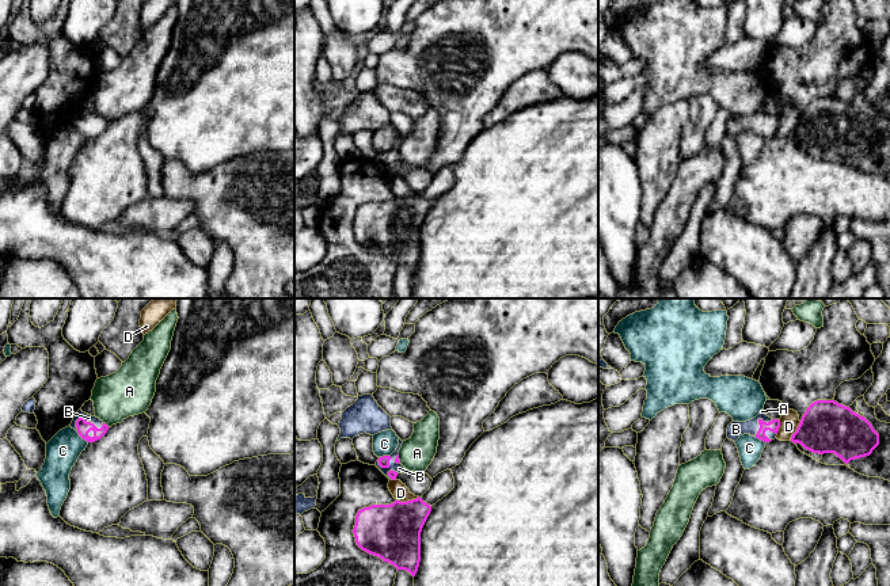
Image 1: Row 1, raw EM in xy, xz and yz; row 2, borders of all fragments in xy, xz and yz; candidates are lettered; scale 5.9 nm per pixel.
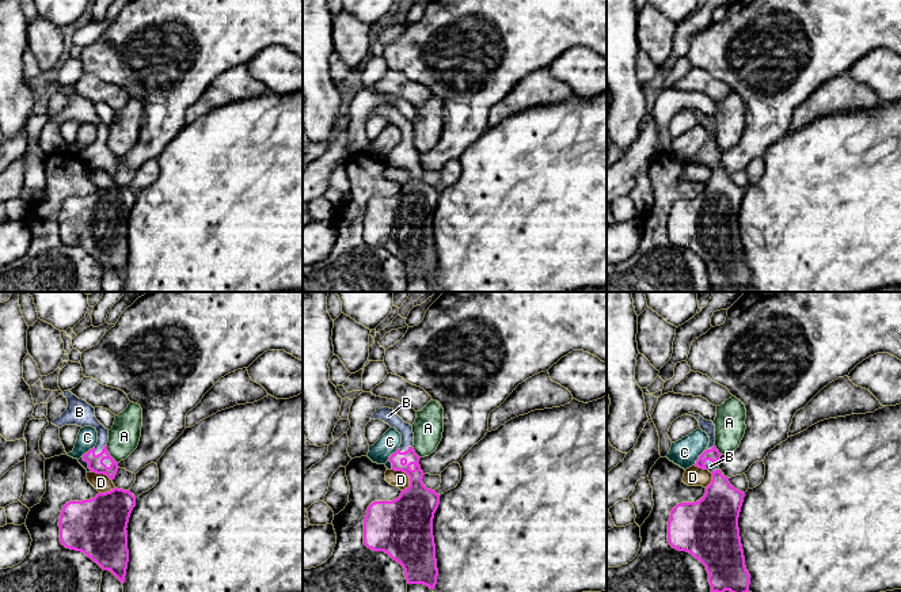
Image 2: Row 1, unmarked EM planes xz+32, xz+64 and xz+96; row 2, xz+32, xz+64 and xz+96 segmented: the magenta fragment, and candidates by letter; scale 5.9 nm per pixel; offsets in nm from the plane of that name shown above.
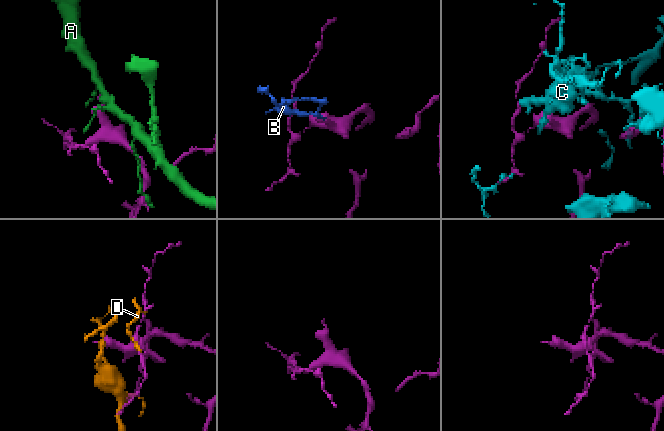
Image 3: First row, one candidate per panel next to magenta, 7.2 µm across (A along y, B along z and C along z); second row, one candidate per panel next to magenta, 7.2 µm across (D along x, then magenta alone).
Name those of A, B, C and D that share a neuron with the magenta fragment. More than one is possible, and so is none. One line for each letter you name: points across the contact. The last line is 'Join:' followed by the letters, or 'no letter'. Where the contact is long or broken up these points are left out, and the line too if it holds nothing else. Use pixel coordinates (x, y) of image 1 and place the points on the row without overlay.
B: way xz (383, 158), (387, 163), (399, 164)
Join: B

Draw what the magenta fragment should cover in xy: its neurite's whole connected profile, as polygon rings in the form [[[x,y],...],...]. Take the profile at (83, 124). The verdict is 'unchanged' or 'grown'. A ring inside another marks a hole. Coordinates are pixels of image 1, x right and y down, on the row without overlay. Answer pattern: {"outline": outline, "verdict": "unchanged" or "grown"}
{"outline": [[[81,106],[75,110],[71,123],[75,125],[87,138],[100,136],[109,126],[109,122],[103,117],[91,113]]], "verdict": "grown"}

